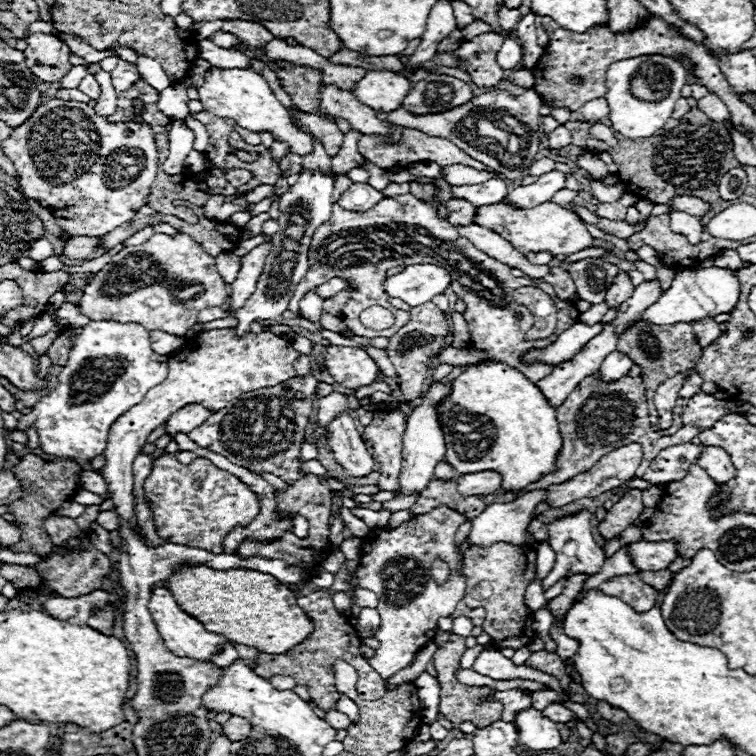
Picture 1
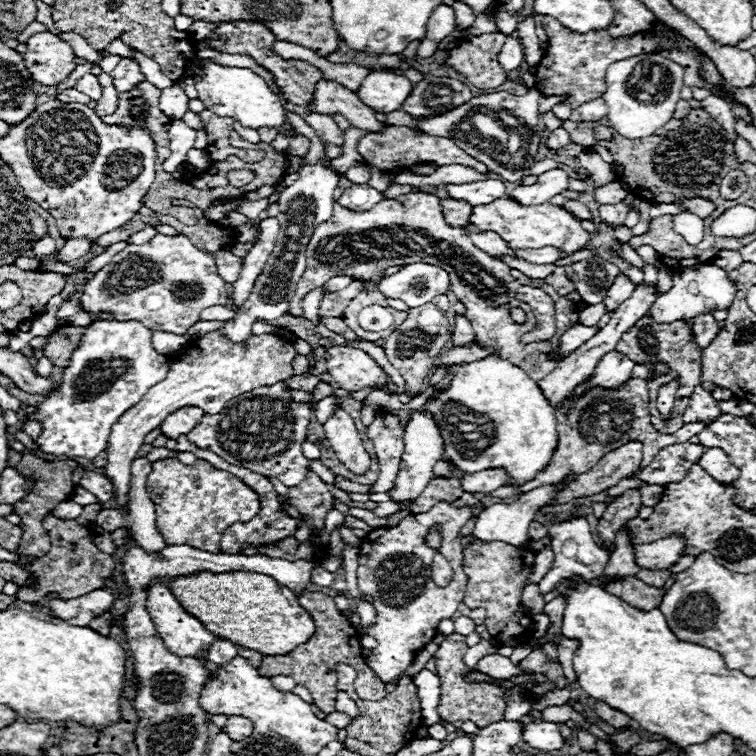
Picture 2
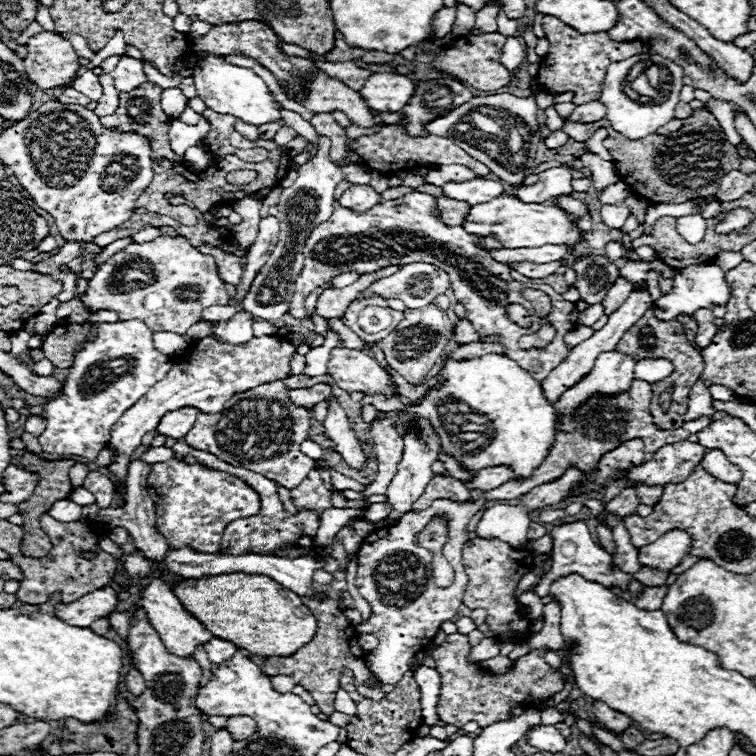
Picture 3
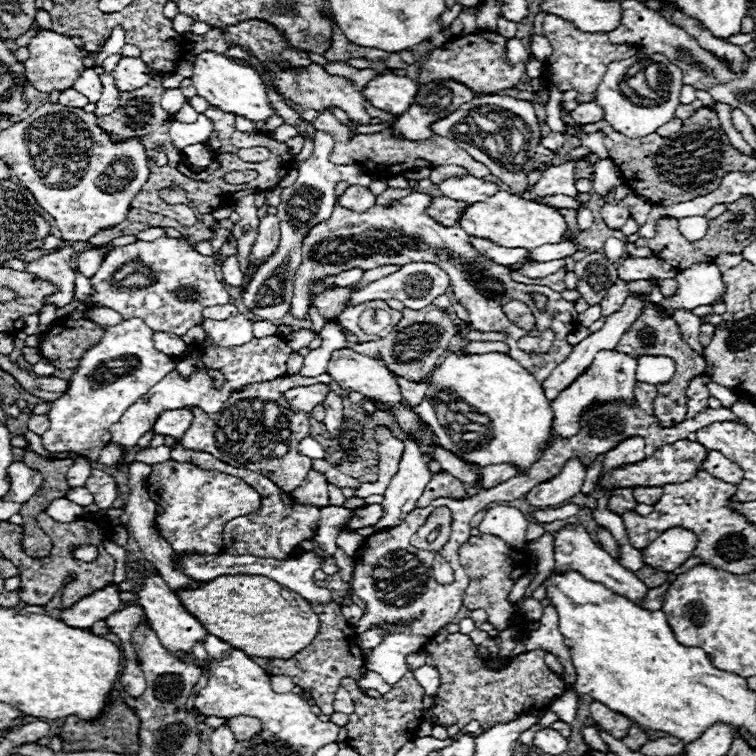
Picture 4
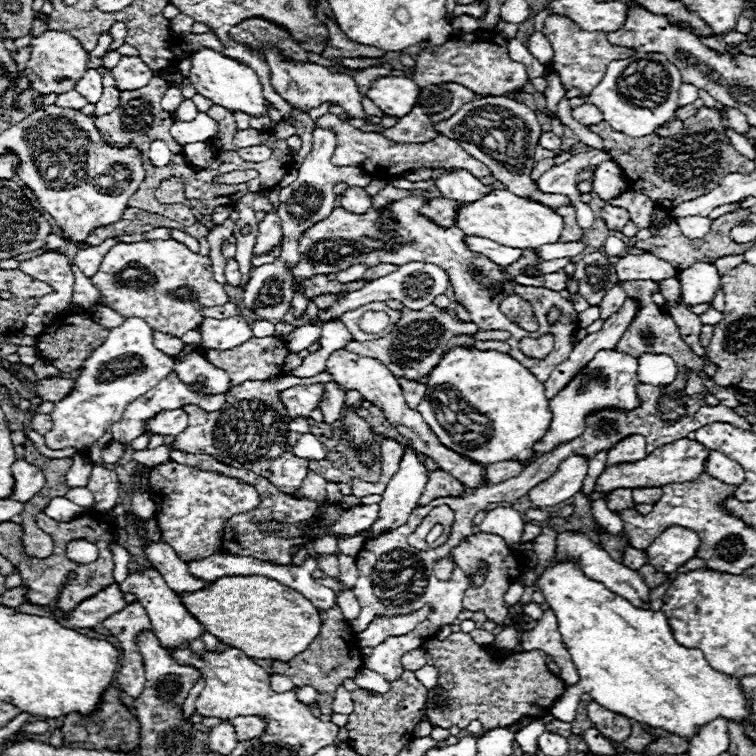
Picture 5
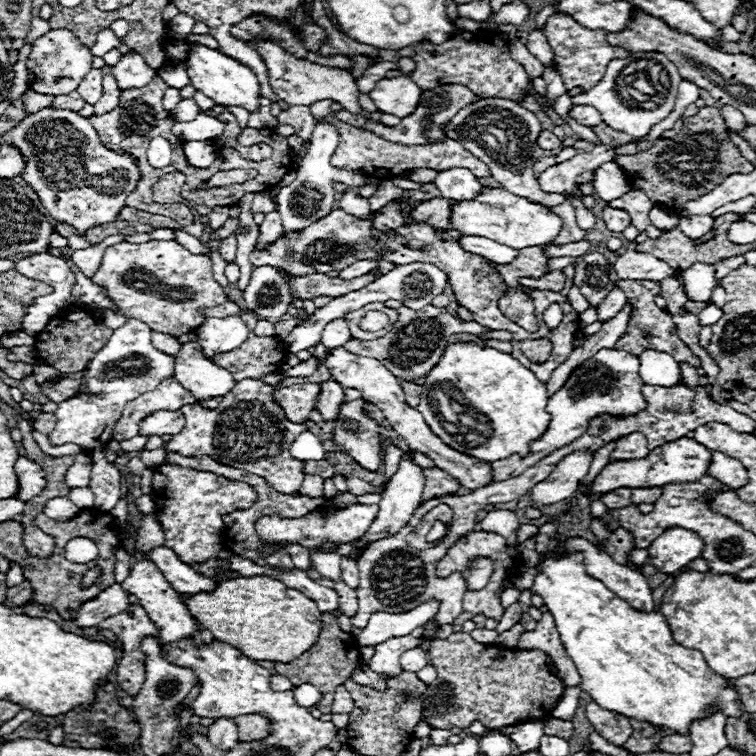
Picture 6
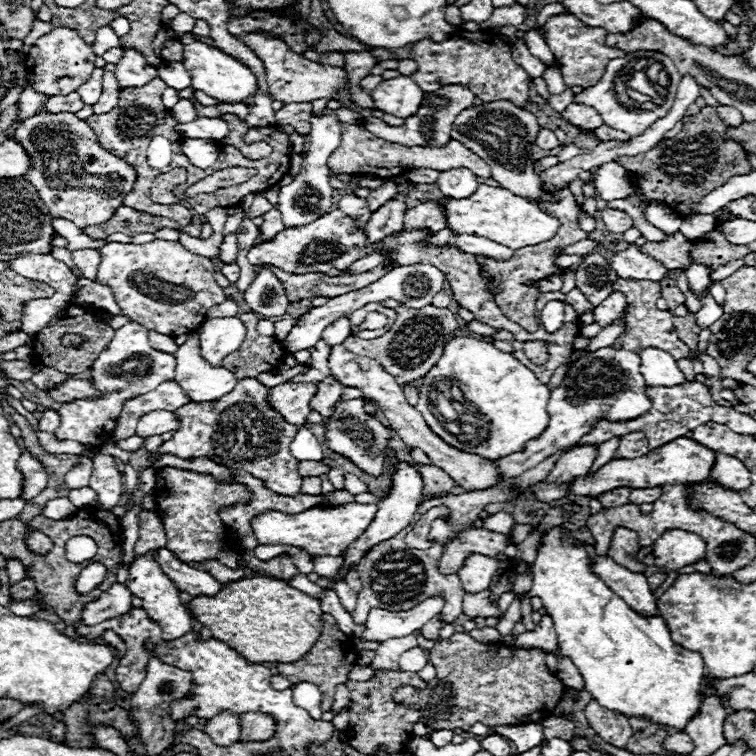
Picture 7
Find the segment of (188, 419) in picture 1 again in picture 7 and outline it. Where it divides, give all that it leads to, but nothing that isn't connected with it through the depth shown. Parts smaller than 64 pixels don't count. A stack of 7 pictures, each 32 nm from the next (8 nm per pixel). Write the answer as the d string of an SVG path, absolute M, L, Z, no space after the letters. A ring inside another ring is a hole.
M168 410L148 412L148 414L140 416L140 420L136 424L136 436L140 436L140 438L164 434L164 432L170 432L170 430L172 432L178 430L178 420L176 420L174 412L168 412Z

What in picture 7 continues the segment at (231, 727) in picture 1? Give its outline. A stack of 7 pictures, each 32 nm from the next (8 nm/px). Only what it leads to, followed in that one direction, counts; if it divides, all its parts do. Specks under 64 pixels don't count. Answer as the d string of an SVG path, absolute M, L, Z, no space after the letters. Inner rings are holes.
M248 712L242 716L240 740L262 742L272 738L274 732L276 732L276 720L272 720L272 716L264 716L262 712Z

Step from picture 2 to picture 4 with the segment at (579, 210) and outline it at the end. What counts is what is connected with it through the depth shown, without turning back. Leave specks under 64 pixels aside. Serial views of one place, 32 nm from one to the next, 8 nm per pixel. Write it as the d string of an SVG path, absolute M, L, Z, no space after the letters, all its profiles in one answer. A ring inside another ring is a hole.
M546 196L546 198L540 198L540 202L554 206L554 208L574 208L574 210L578 210L578 202L574 202L568 196Z

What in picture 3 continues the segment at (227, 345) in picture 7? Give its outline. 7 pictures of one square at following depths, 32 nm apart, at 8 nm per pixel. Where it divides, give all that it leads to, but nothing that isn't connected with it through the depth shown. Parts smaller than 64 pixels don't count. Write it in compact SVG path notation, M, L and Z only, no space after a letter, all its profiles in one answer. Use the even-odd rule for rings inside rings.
M318 134L318 154L314 158L310 158L306 164L302 164L298 168L298 174L300 174L298 180L290 188L282 190L280 204L278 204L278 220L280 220L278 244L276 244L274 252L270 254L268 262L264 264L264 268L260 268L260 272L256 274L256 280L252 282L248 296L244 296L244 312L238 312L228 322L216 322L212 326L210 332L216 336L216 340L220 340L224 344L226 342L228 344L244 344L250 338L254 338L254 334L252 334L254 318L264 318L264 320L272 322L288 312L288 306L290 306L290 300L294 294L294 282L304 264L304 254L302 254L304 242L316 224L320 224L320 222L328 220L328 216L332 216L332 206L336 202L336 198L334 198L336 184L342 180L348 180L350 184L369 184L370 170L365 166L340 167L328 160L330 144L332 142L326 136Z

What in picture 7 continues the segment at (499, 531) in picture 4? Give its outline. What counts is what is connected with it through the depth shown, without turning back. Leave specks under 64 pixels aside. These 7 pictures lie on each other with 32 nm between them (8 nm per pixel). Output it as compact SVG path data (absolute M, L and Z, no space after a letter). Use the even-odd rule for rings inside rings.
M500 512L500 514L490 514L488 518L484 518L484 526L486 526L488 530L500 532L500 534L508 534L514 524L516 524L514 518L512 518L510 514L504 514L504 512Z

